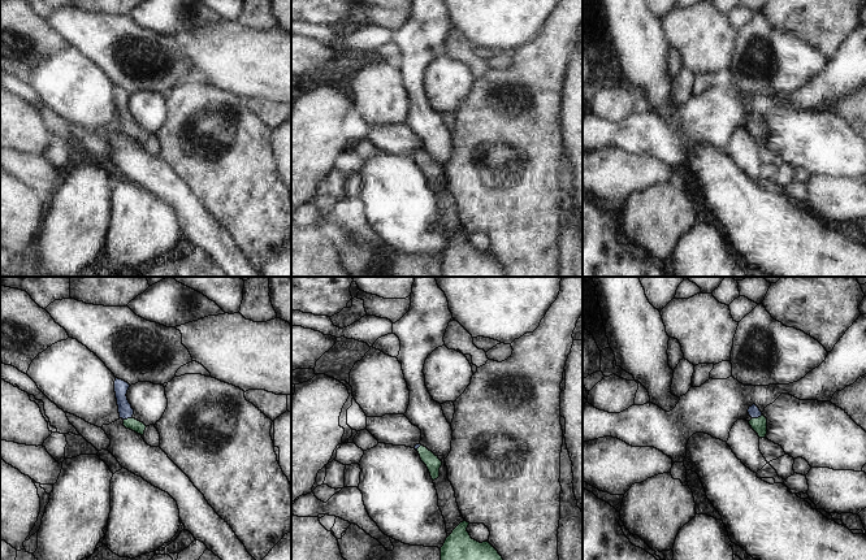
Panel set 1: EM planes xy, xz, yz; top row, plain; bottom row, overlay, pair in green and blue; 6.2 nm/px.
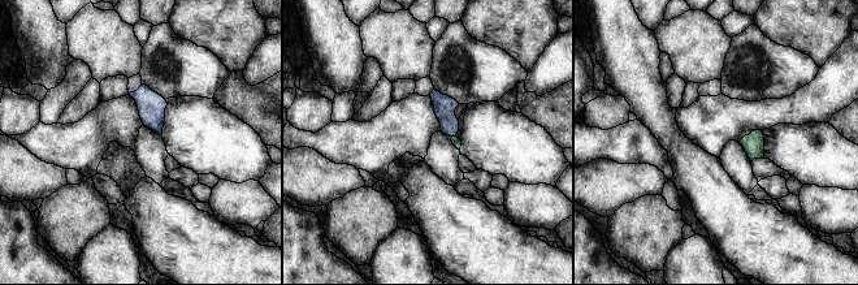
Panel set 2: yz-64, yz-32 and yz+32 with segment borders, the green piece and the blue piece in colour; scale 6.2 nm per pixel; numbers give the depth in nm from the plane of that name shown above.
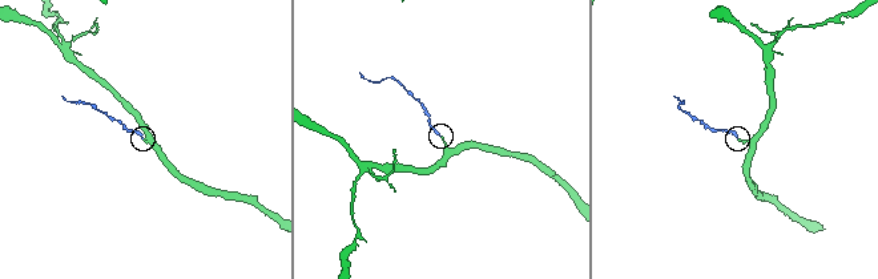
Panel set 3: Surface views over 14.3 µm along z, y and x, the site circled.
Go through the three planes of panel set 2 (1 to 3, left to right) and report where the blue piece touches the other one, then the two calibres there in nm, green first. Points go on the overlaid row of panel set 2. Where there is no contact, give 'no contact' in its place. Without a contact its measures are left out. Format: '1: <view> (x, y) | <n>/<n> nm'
1: no contact
2: yz-32 (455, 135) | 60/130 nm
3: no contact

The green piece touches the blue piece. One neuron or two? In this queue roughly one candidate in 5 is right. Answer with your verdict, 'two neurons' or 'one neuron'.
one neuron

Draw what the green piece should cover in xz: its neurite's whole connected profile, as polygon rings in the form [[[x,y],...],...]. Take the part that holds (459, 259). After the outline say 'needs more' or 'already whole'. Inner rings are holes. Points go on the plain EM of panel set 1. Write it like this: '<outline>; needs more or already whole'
[[[460,231],[441,256],[441,277],[507,277],[489,251],[477,251],[467,240],[469,231]]]; already whole

